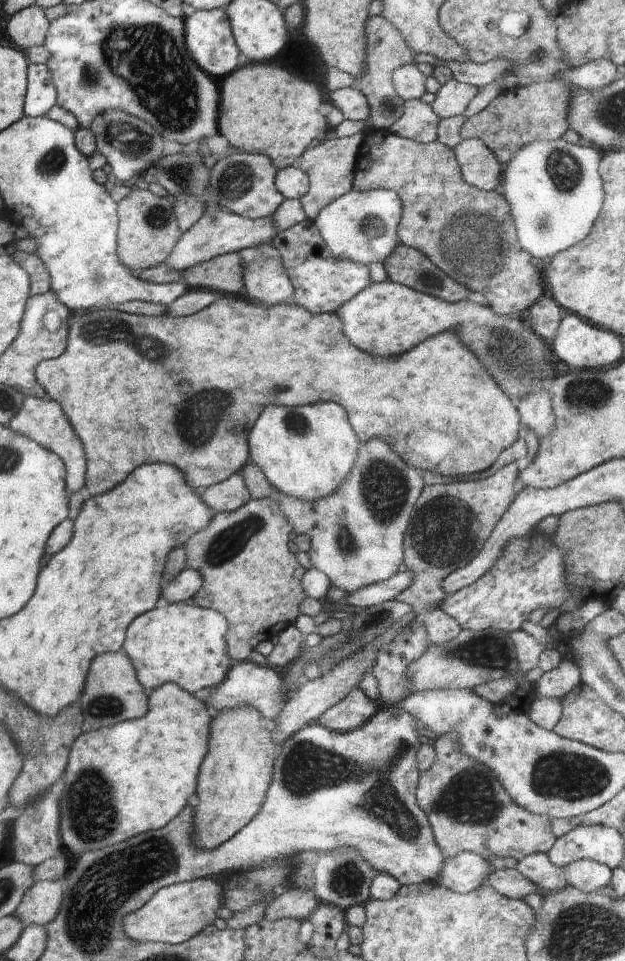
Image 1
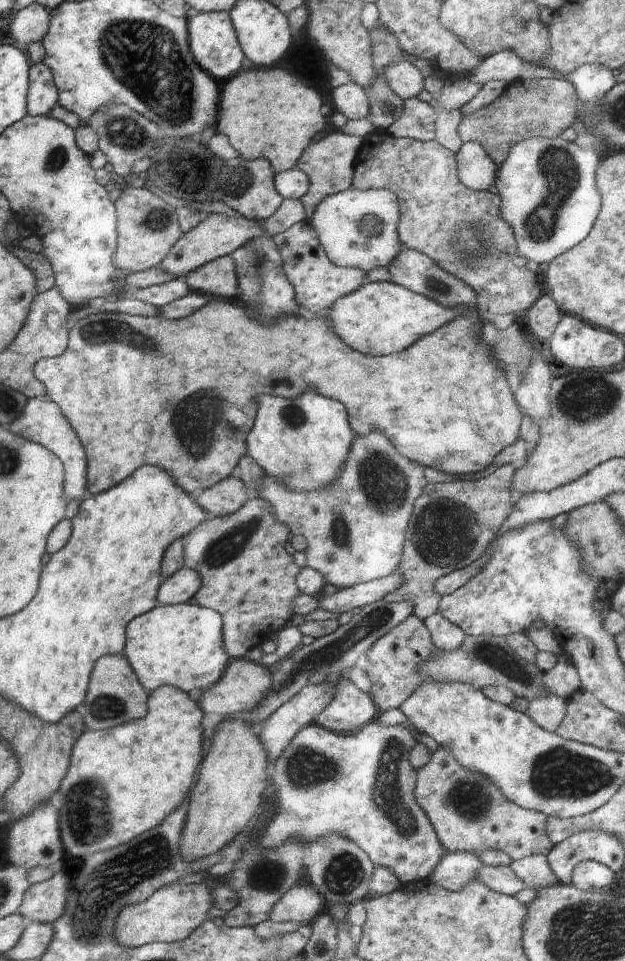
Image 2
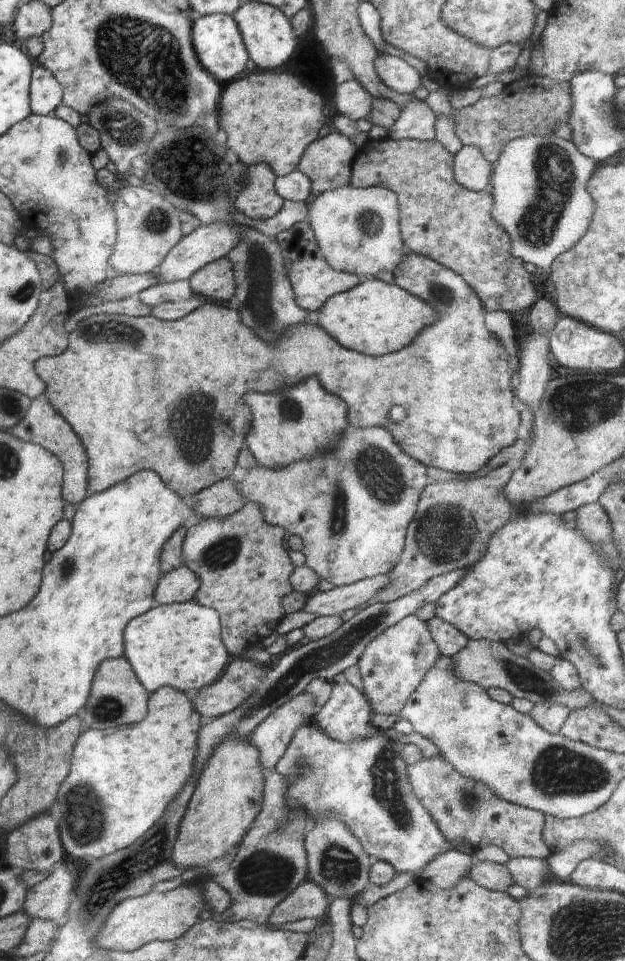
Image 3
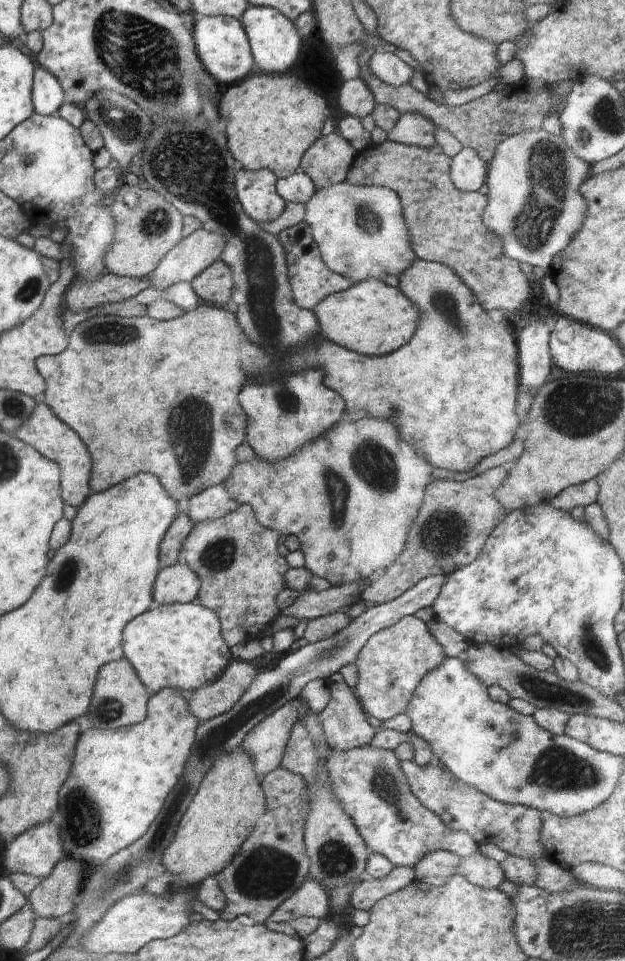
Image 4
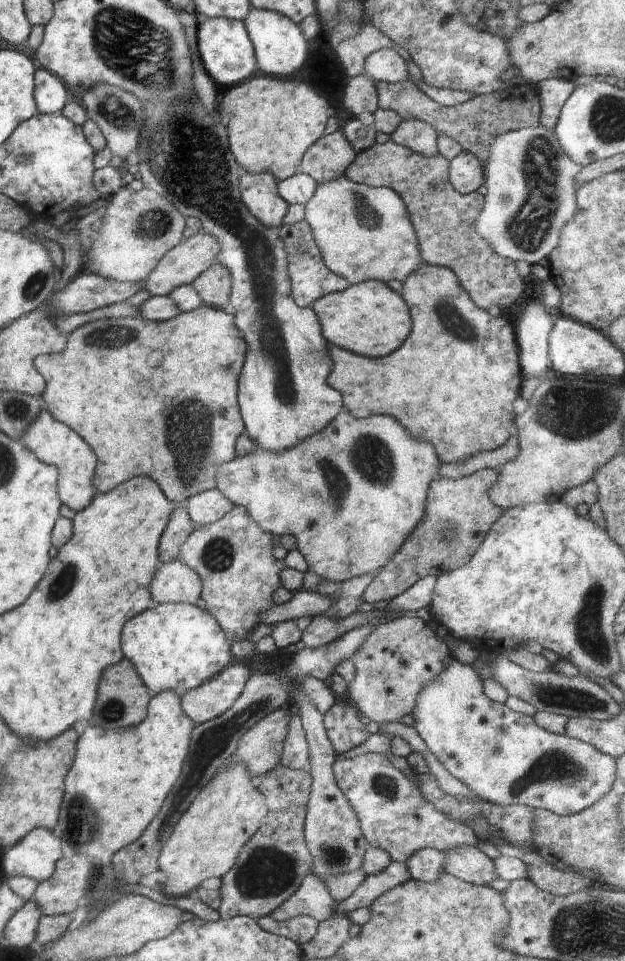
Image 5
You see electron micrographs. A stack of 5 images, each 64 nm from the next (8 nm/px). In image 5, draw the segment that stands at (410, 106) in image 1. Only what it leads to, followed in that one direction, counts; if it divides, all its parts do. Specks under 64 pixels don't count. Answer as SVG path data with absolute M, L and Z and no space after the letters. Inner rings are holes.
M408 118L390 134L391 141L396 145L410 148L424 156L434 156L438 152L438 135L436 130L422 120Z

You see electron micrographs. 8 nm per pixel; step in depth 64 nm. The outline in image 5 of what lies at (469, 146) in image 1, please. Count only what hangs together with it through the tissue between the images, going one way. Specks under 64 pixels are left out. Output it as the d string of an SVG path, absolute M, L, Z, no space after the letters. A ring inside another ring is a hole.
M463 151L449 161L449 180L459 194L467 195L478 190L484 182L484 162Z

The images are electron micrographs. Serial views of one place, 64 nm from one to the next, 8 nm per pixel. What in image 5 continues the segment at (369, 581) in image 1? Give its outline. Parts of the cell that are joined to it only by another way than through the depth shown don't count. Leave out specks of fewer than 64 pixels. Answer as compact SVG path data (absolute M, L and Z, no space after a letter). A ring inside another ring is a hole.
M343 411L324 431L316 435L309 435L294 447L284 451L269 451L268 449L255 449L246 456L235 457L232 461L224 462L216 468L215 480L217 489L233 506L243 507L253 522L263 531L272 536L289 535L296 538L297 550L302 554L308 564L308 571L316 574L320 579L334 583L344 583L349 579L363 576L369 573L375 574L382 569L392 556L400 550L400 546L408 539L408 536L416 529L420 520L424 517L428 488L437 477L441 462L432 448L432 444L424 440L414 440L410 432L392 416L368 416L368 418L354 418L352 413Z

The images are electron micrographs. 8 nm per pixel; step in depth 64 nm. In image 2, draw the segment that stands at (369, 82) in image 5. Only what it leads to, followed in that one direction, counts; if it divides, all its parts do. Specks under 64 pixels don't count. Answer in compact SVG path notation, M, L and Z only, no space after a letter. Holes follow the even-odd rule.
M353 81L336 87L332 94L336 110L348 121L367 118L369 114L369 99L367 93Z

